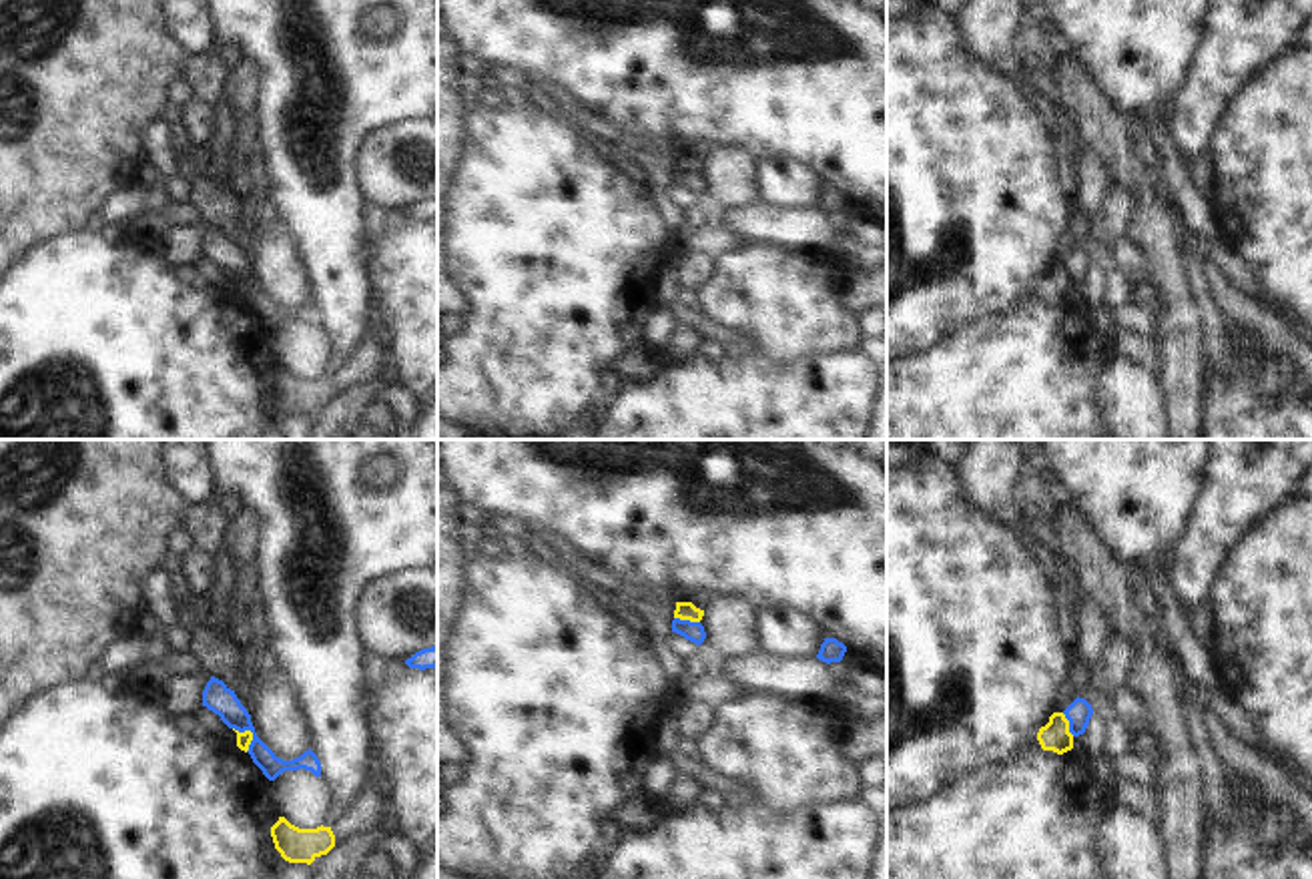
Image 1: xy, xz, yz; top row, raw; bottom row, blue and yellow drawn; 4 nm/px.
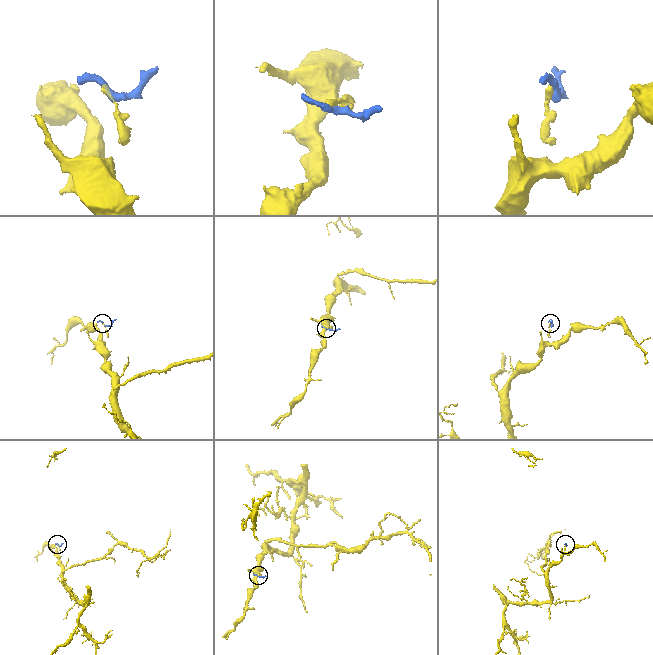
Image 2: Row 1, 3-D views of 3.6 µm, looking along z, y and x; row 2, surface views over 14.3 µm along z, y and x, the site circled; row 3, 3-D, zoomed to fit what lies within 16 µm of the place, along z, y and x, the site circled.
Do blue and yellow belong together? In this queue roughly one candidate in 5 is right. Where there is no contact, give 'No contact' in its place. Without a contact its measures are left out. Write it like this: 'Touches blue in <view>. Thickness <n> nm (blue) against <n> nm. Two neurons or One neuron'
Touches blue in xy. Thickness 120 nm (blue) against 60 nm. Two neurons

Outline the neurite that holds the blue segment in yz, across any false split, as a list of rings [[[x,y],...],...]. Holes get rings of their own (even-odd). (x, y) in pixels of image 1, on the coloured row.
[[[1075,698],[1065,710],[1065,718],[1069,720],[1069,732],[1079,737],[1085,732],[1089,718],[1093,714],[1091,704],[1085,698]]]

